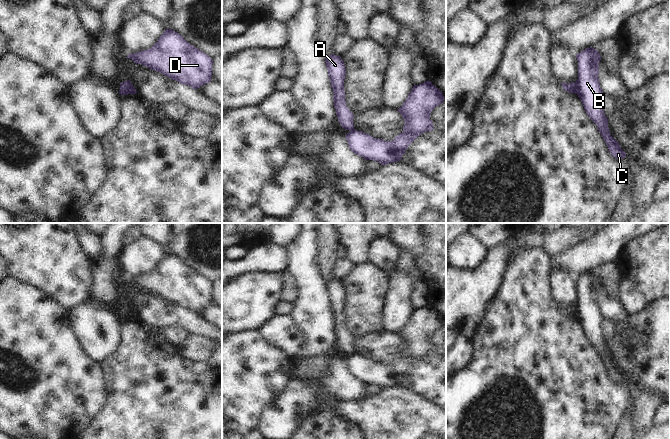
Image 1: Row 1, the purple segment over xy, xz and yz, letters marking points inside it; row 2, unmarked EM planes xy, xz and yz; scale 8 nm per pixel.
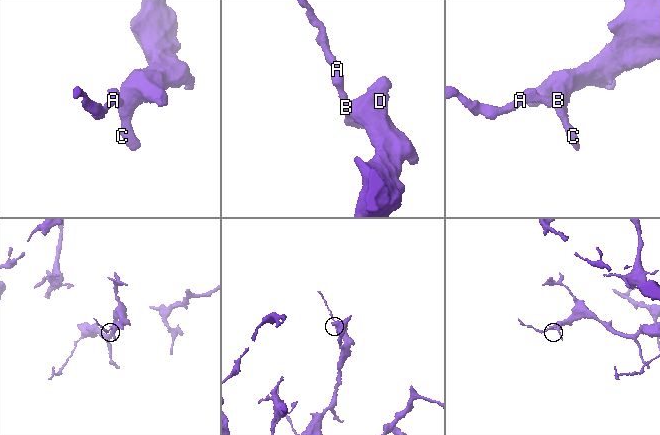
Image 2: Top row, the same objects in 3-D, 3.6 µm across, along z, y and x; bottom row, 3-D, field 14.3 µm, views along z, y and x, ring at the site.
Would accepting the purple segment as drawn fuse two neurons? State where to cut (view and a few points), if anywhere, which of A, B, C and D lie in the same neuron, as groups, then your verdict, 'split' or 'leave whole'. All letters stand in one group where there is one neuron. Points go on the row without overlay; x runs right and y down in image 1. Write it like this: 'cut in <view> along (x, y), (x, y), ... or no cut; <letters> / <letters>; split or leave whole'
cut in yz along (575, 306), (576, 317); A / B C D; split

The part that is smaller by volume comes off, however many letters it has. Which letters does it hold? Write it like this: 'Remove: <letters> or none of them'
Remove: A.

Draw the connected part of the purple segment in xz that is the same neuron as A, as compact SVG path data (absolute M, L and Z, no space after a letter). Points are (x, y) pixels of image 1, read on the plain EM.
M329 279L325 282L328 300L333 314L334 331L338 346L345 354L353 354L353 337L346 330L344 305L346 293L343 284L340 280Z

